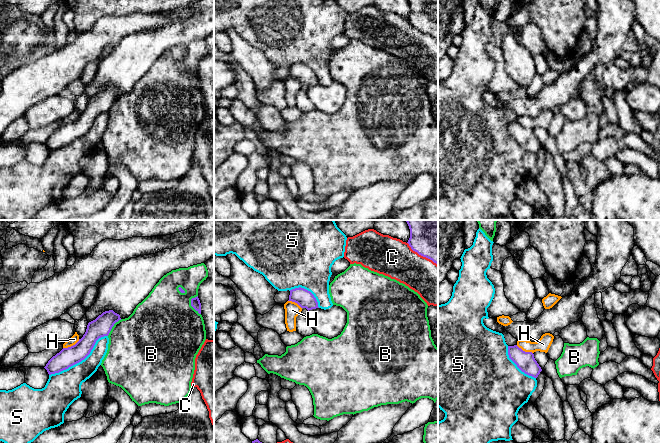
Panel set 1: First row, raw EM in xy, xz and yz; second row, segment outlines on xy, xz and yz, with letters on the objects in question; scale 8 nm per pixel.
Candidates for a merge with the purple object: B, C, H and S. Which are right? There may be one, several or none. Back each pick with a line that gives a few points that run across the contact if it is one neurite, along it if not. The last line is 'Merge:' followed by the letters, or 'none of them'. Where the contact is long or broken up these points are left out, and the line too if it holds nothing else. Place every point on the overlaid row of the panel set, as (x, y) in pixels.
Merge: S

